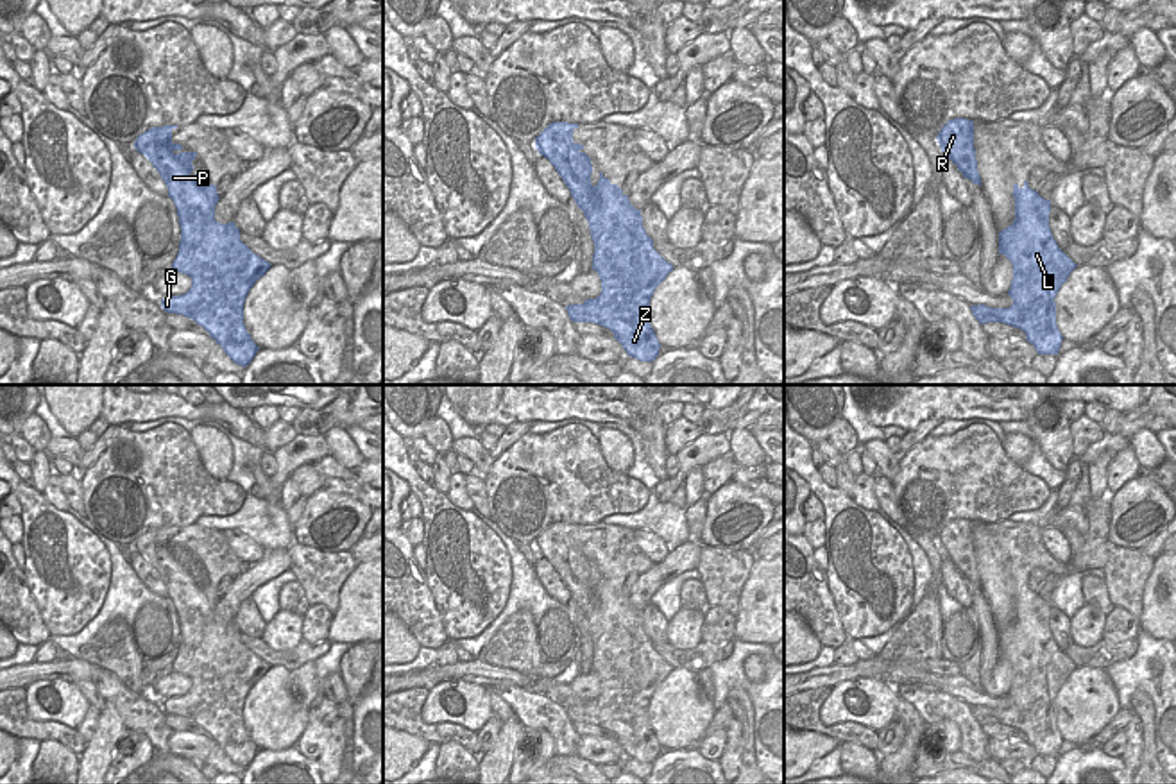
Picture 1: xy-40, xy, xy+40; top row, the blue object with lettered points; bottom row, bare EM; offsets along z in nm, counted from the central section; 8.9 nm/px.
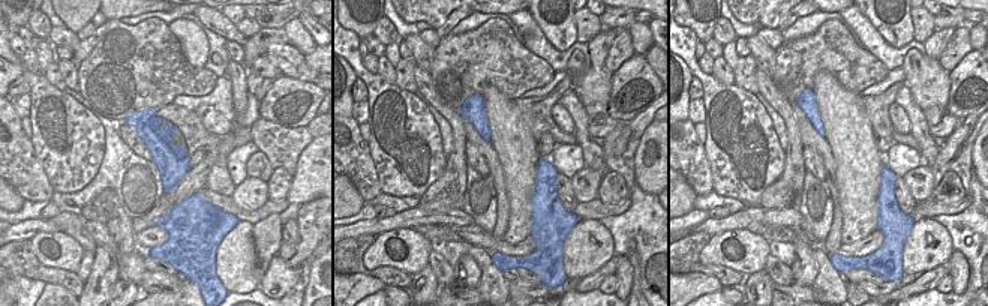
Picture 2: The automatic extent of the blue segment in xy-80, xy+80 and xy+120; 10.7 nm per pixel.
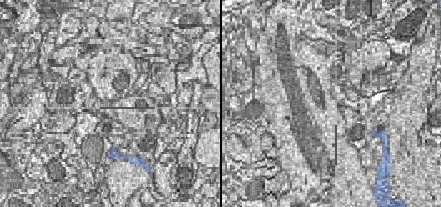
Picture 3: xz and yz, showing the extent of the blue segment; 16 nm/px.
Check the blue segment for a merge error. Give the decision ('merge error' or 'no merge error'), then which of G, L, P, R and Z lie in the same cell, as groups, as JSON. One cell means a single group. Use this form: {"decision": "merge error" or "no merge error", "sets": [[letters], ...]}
{"decision": "no merge error", "sets": [["G", "L", "P", "R", "Z"]]}

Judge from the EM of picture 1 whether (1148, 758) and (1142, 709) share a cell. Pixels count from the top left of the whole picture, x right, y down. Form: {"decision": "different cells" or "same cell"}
{"decision": "same cell"}

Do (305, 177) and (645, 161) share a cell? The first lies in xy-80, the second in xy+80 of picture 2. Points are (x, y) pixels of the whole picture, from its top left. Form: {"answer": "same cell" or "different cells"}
{"answer": "same cell"}

